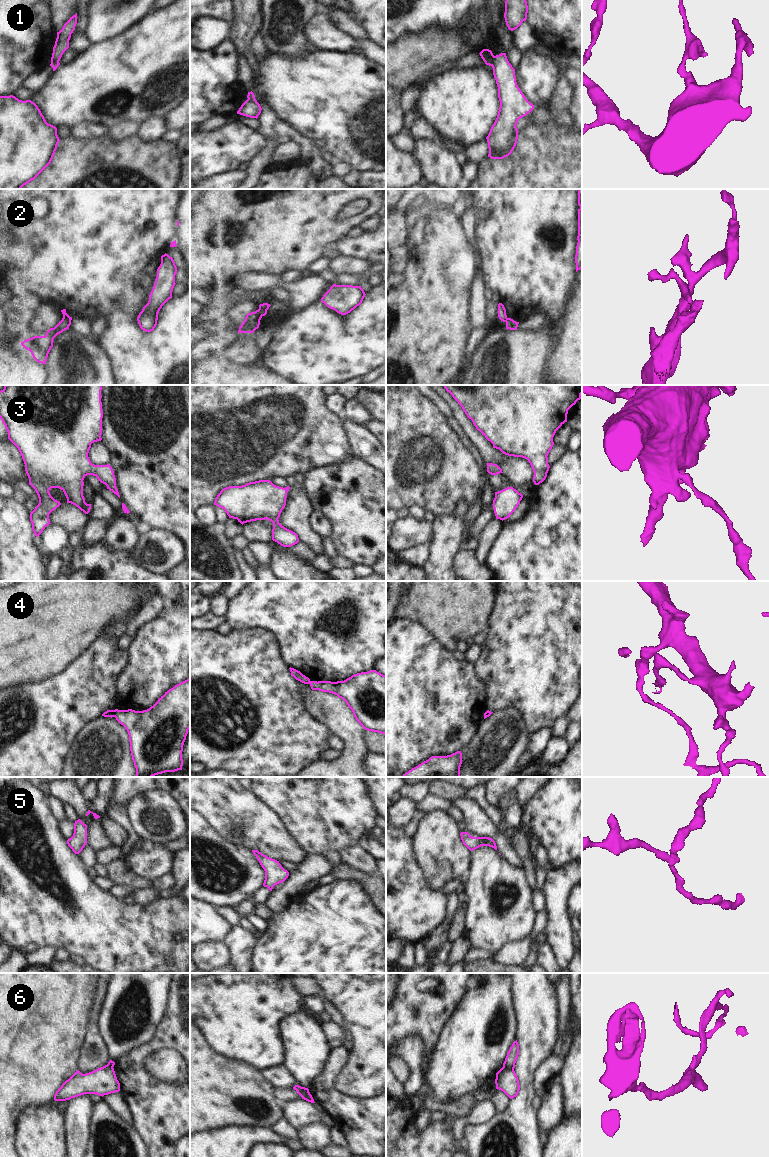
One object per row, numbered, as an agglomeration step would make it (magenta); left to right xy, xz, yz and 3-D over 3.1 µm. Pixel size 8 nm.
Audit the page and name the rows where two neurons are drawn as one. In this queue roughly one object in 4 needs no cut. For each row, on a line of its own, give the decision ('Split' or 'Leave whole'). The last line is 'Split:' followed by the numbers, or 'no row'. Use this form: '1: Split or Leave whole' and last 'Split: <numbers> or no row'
1: Split
2: Split
3: Leave whole
4: Split
5: Leave whole
6: Split
Split: 1, 2, 4, 6

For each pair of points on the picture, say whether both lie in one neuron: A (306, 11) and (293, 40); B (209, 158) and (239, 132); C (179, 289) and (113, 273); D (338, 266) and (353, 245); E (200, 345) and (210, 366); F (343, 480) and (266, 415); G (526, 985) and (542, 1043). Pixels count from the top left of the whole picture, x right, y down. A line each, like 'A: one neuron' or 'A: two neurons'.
A: one neuron
B: one neuron
C: two neurons
D: two neurons
E: two neurons
F: two neurons
G: one neuron

